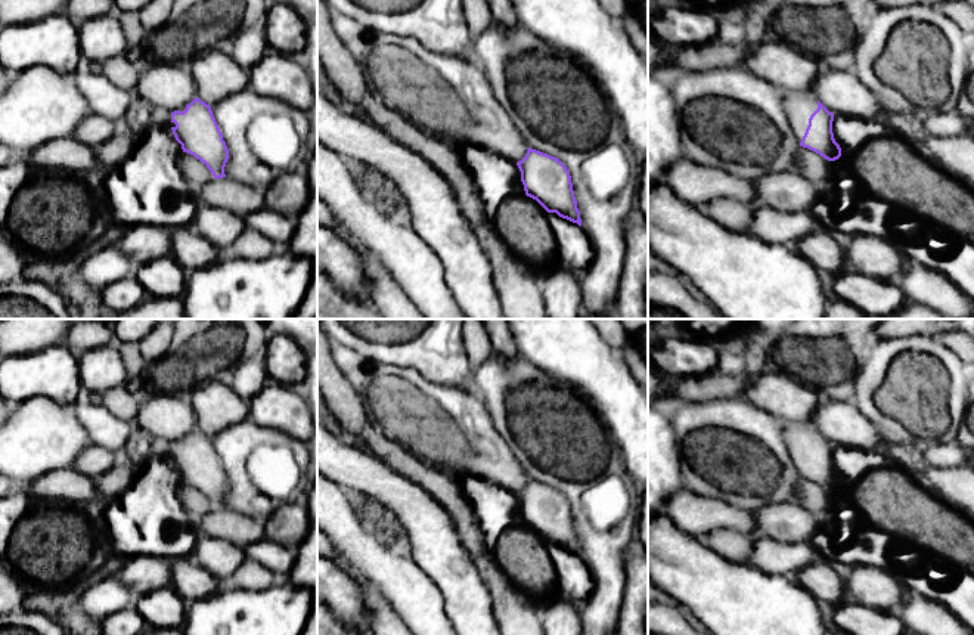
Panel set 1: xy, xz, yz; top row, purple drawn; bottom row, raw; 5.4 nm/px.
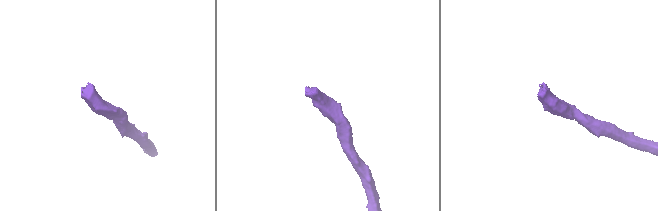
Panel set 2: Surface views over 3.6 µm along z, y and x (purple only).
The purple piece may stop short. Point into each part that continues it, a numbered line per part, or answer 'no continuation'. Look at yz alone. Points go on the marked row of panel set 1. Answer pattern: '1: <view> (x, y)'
1: yz (800, 105)

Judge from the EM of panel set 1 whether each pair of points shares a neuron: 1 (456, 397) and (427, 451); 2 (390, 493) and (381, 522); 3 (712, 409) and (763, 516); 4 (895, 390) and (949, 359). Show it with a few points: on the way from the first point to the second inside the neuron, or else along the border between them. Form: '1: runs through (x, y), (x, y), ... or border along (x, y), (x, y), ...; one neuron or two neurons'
1: runs through (456, 411), (456, 421), (440, 437); one neuron
2: border along (354, 489), (374, 496), (385, 505), (406, 533); two neurons
3: border along (794, 499), (774, 502); two neurons
4: runs through (908, 390), (920, 390), (937, 372); one neuron

